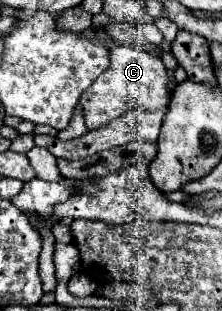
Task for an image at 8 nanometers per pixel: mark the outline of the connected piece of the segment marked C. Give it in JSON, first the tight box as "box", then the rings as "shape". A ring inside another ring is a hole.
{"box":[80,46,170,130],"shape":[[[132,46],[110,48],[110,66],[80,96],[85,125],[89,130],[114,120],[116,116],[132,108],[158,110],[166,106],[168,102],[170,102],[170,94],[168,94],[168,84],[166,84],[166,68],[162,60]]]}

